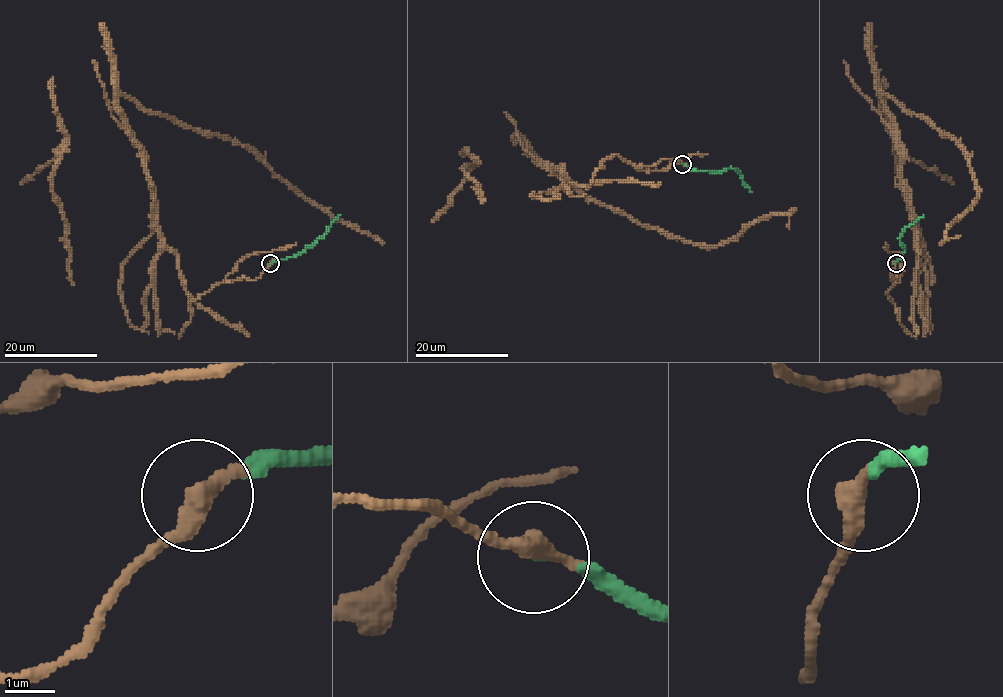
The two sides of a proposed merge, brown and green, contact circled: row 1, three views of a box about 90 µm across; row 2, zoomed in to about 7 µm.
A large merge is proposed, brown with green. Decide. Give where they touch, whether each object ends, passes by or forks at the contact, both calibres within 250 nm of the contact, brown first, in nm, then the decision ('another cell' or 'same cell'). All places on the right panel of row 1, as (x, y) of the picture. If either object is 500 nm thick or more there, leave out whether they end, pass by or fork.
(896, 263) | 500/40 nm | same cell

